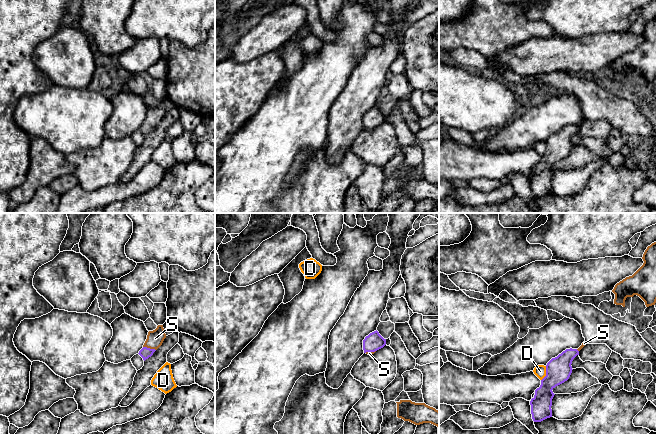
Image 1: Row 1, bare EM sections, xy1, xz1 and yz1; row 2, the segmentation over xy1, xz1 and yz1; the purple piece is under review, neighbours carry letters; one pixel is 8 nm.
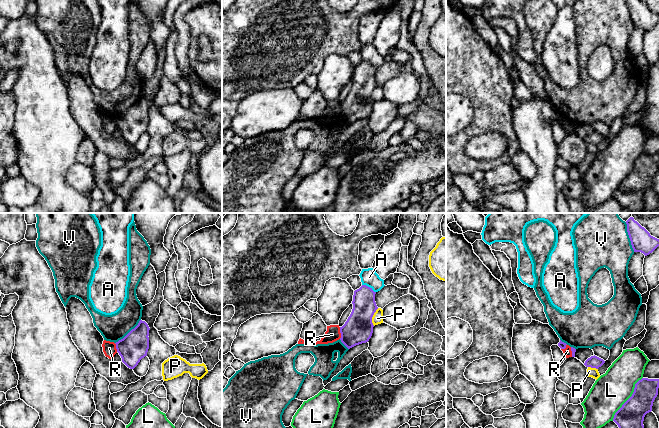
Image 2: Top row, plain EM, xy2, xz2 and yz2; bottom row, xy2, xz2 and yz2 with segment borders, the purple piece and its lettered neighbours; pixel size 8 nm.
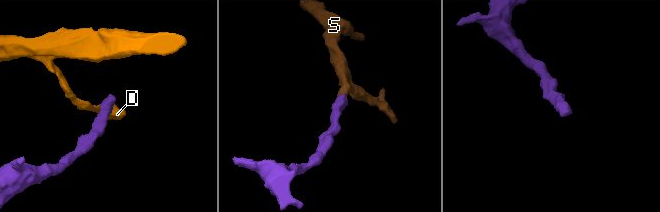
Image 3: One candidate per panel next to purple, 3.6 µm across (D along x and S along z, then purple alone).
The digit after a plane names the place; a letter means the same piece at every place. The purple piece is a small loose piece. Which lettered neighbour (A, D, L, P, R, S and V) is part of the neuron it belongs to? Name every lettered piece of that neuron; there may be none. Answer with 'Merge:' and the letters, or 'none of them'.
Merge: S

